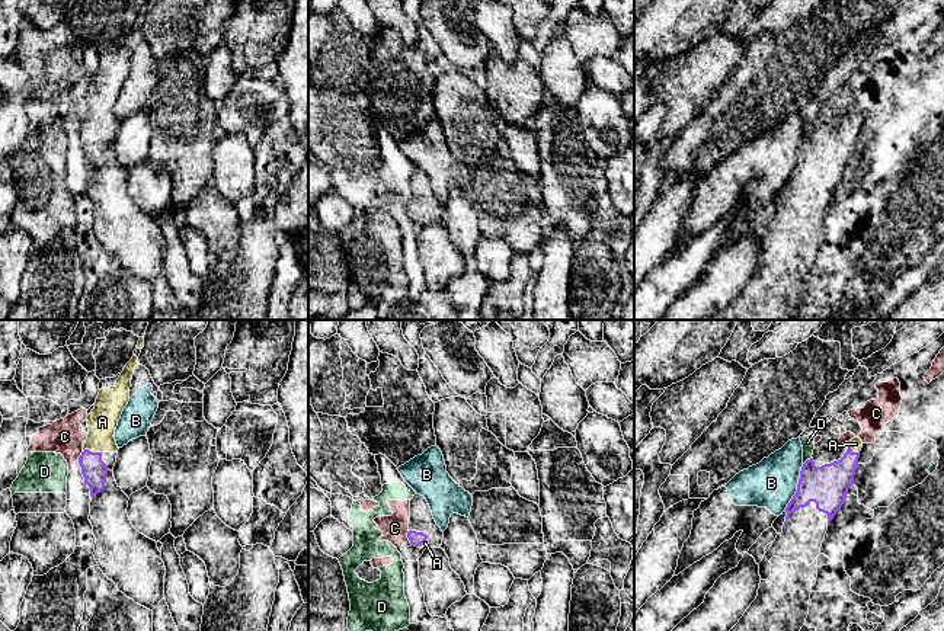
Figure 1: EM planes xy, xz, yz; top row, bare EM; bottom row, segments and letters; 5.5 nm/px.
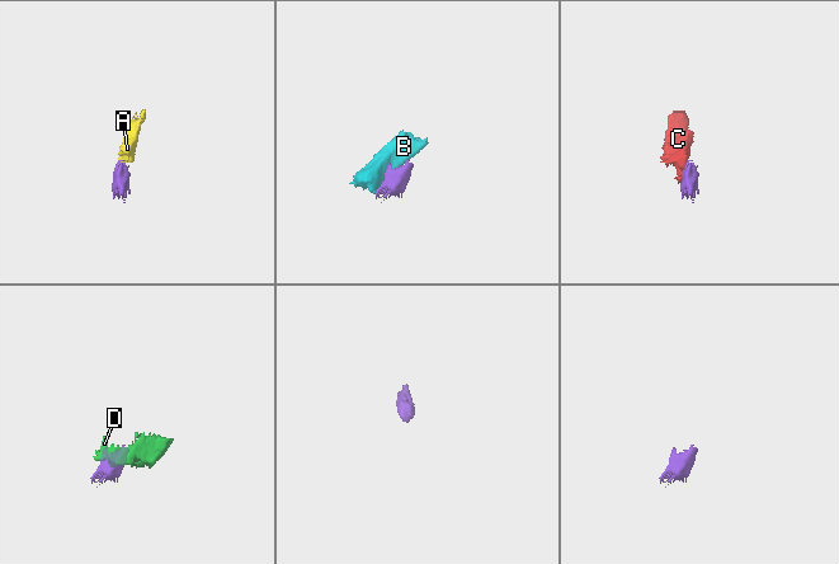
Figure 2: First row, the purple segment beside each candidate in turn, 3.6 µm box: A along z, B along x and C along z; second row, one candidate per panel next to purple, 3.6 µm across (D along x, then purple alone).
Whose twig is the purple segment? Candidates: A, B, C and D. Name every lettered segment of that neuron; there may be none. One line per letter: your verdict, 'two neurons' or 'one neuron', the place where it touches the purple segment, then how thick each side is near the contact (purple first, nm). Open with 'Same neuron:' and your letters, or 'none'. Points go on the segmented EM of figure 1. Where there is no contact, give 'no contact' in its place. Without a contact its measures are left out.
Same neuron: A
A: one neuron | xy (90, 451) | 140/160 nm
B: two neurons | yz (797, 487) | 220/260 nm
C: two neurons | xz (408, 535) | 80/140 nm
D: two neurons | yz (806, 461) | 220/80 nm

